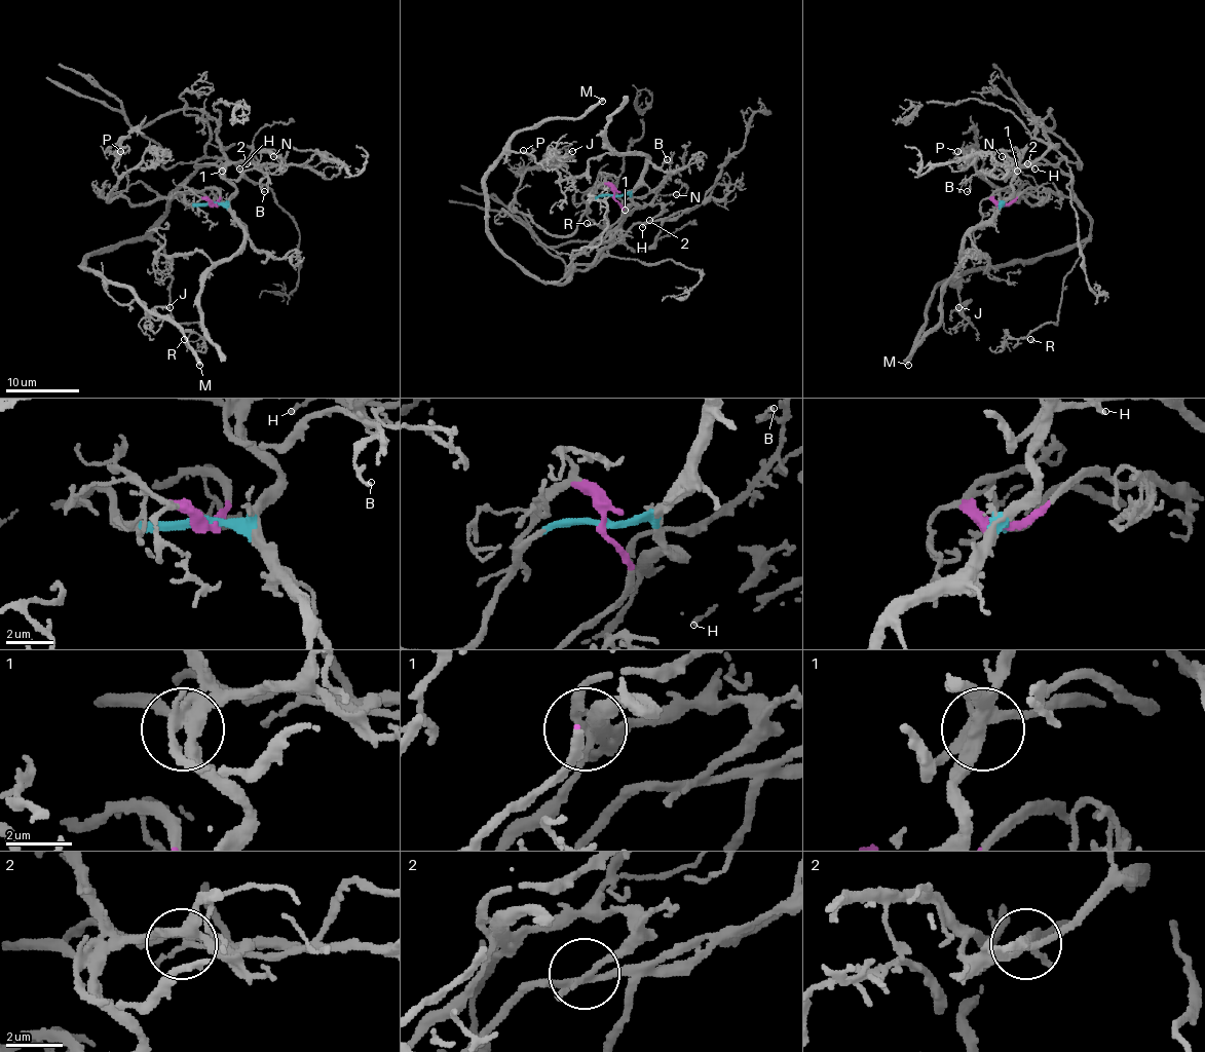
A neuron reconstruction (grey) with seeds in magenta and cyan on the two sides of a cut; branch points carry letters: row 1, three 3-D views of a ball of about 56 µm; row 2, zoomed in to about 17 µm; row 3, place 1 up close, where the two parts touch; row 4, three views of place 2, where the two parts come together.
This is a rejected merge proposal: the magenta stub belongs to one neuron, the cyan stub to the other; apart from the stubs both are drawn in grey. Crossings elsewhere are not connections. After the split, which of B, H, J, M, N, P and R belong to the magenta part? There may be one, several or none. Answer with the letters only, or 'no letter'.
B, J, M, R

